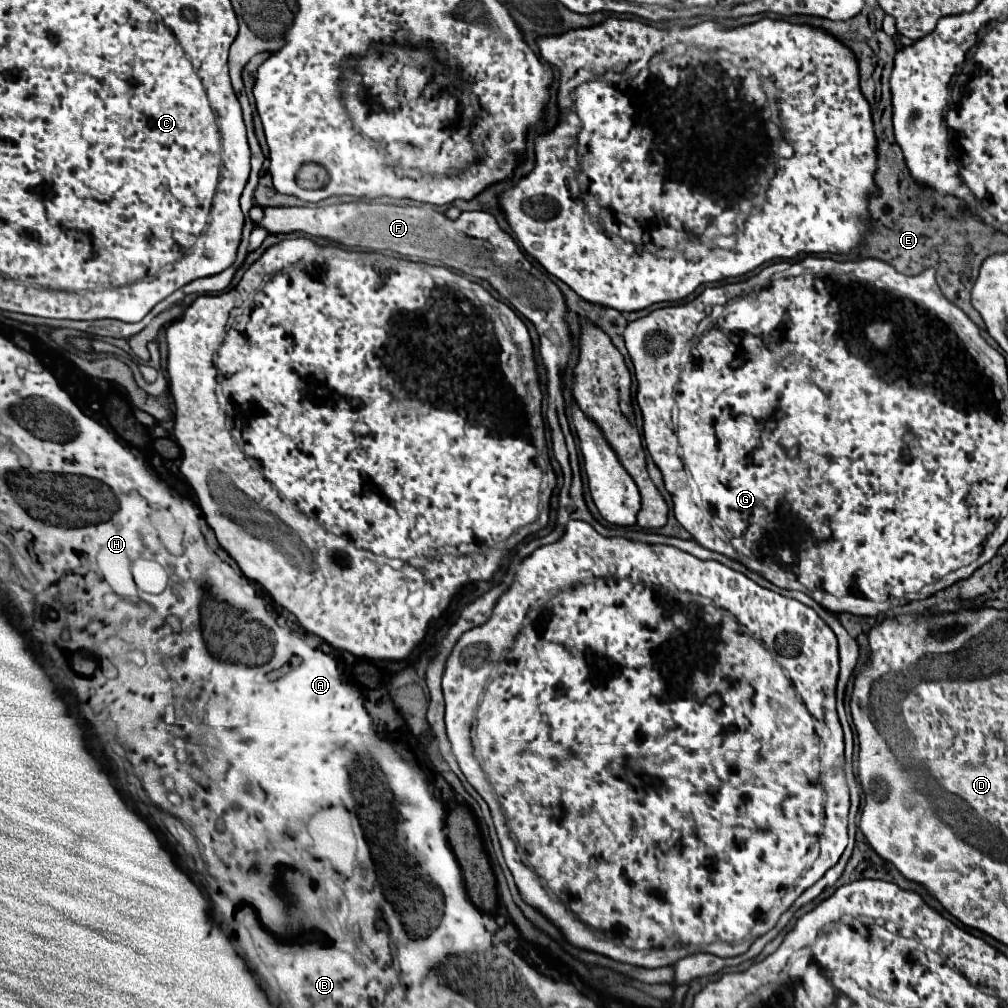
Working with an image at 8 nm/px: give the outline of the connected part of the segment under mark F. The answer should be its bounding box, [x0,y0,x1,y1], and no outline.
[258,199,572,395]

